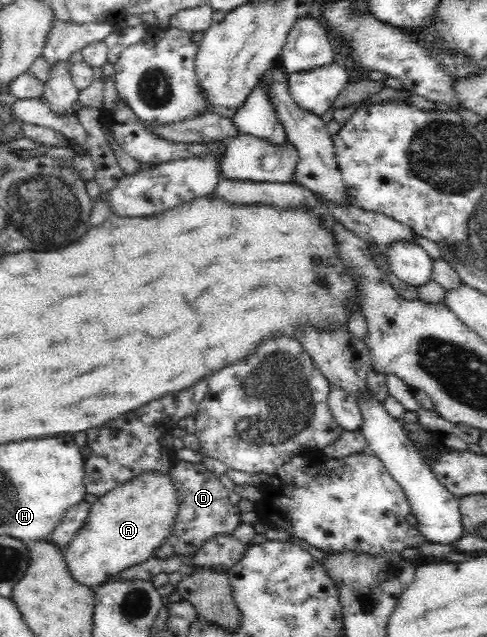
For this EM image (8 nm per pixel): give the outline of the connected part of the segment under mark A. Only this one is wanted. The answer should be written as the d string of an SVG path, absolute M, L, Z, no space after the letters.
M143 473L132 480L110 490L104 496L98 497L91 509L84 526L76 532L71 542L62 548L64 560L71 576L81 585L91 589L106 584L112 577L118 576L123 570L146 562L154 556L156 548L171 534L172 524L179 512L179 492L174 482L162 473Z

